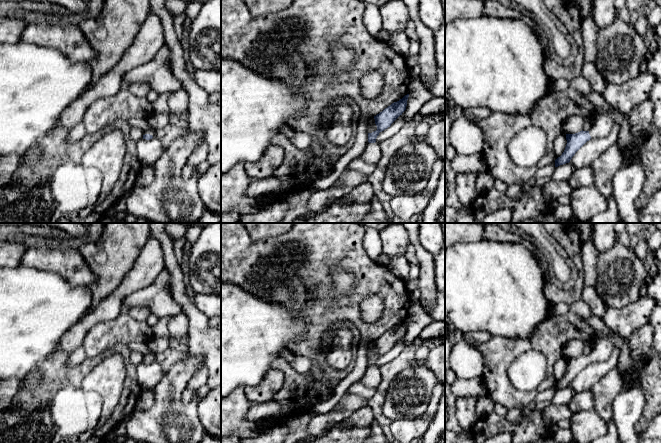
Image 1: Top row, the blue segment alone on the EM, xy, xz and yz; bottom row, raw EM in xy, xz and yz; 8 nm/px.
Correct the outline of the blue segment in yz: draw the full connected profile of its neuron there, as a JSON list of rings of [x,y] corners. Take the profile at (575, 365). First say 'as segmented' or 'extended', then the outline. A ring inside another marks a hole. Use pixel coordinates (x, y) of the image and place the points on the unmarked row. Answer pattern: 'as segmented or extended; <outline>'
extended; [[[608,338],[596,340],[596,344],[589,355],[566,358],[567,368],[564,376],[555,384],[555,391],[569,387],[575,377],[591,362],[607,360],[613,350],[613,344]]]

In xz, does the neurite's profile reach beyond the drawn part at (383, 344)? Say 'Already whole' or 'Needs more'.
Needs more

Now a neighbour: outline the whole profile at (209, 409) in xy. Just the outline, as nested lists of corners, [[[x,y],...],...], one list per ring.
[[[221,384],[210,389],[198,404],[198,417],[207,432],[221,439]]]

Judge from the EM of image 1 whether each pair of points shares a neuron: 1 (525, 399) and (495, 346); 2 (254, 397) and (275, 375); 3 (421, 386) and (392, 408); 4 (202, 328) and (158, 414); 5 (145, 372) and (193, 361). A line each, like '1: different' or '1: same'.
1: same
2: same
3: same
4: different
5: different

